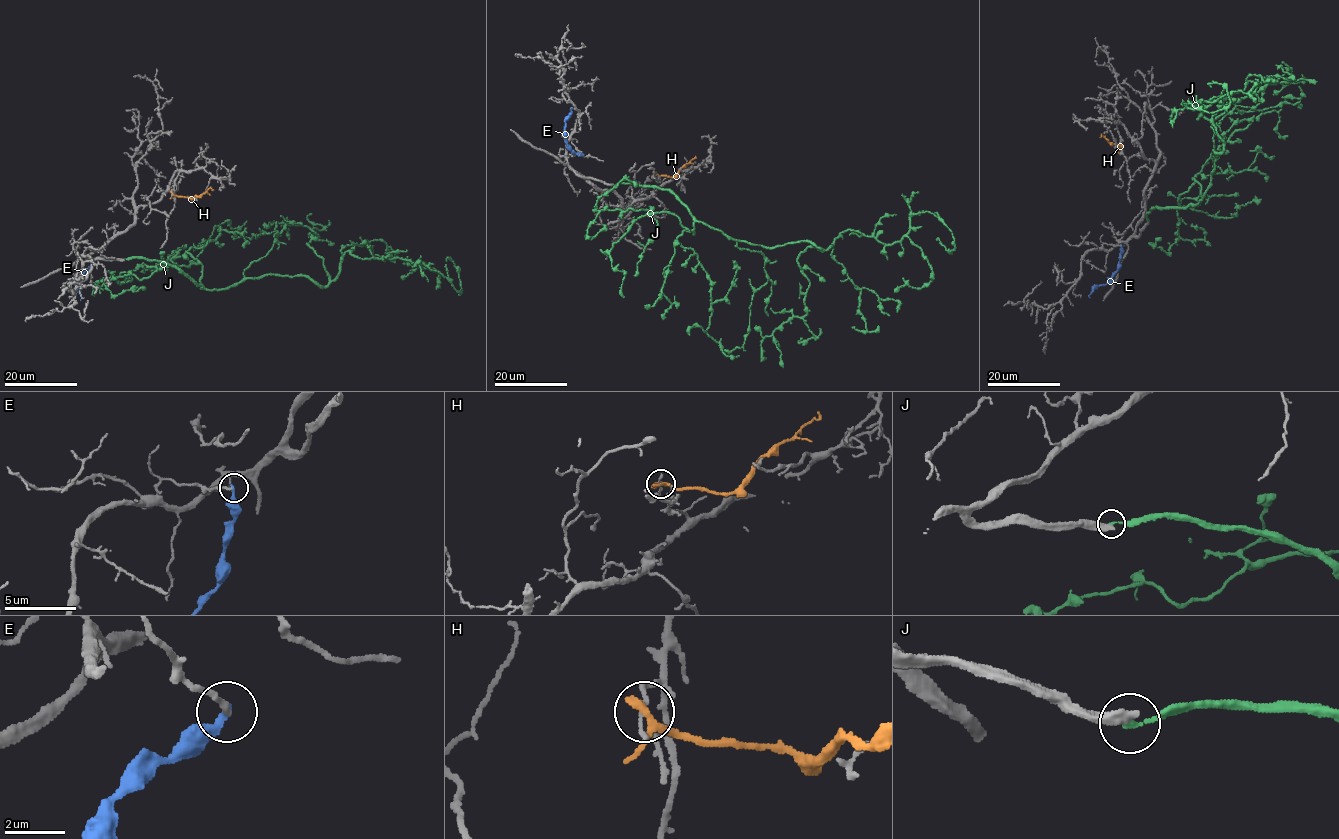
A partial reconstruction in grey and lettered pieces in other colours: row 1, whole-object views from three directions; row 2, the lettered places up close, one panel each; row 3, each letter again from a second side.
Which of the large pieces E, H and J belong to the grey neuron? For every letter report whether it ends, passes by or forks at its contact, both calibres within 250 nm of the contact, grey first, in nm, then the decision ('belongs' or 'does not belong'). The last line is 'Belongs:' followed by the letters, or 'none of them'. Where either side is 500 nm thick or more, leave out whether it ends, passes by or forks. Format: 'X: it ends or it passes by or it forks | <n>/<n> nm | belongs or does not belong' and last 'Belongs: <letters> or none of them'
E: it ends | 180/260 nm | does not belong
H: it passes by | 160/240 nm | does not belong
J: it ends | 400/160 nm | does not belong
Belongs: none of them

